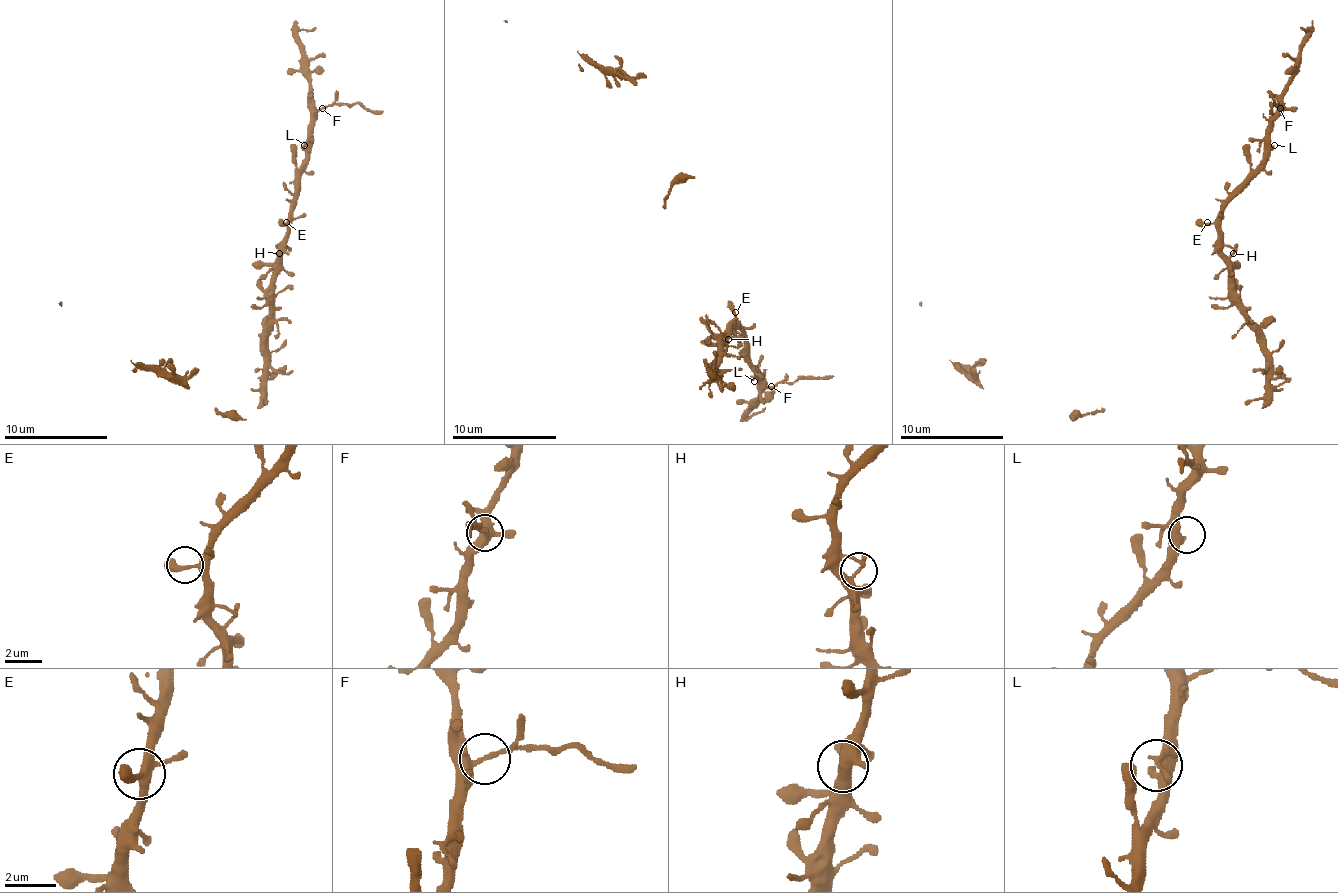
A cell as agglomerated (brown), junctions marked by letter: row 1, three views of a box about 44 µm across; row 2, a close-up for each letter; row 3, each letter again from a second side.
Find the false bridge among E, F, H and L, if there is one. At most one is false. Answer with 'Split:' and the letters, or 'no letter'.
Split: F

